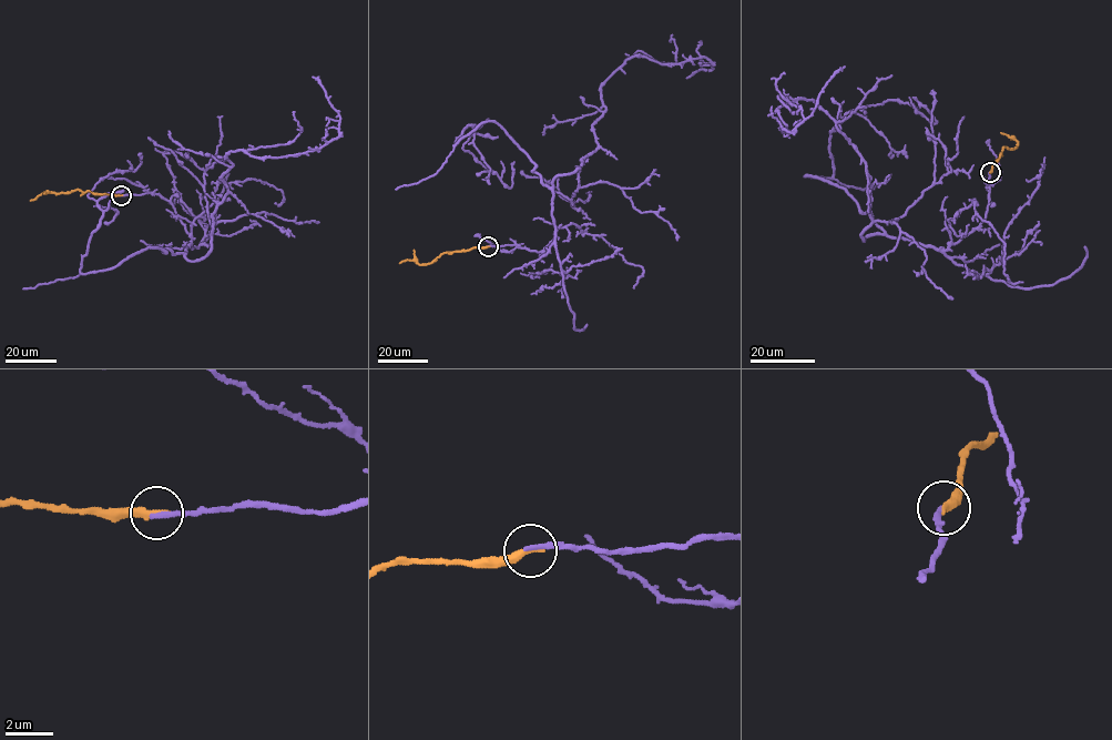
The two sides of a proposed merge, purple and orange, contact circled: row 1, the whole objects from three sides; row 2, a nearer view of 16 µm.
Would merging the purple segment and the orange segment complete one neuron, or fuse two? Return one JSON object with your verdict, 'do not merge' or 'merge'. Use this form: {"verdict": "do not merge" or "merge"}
{"verdict": "merge"}

